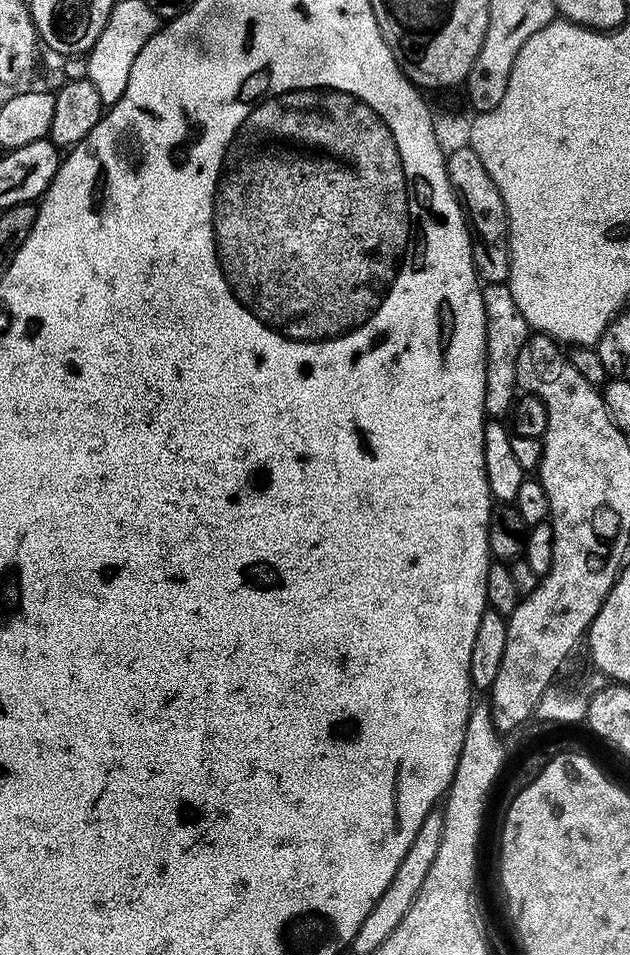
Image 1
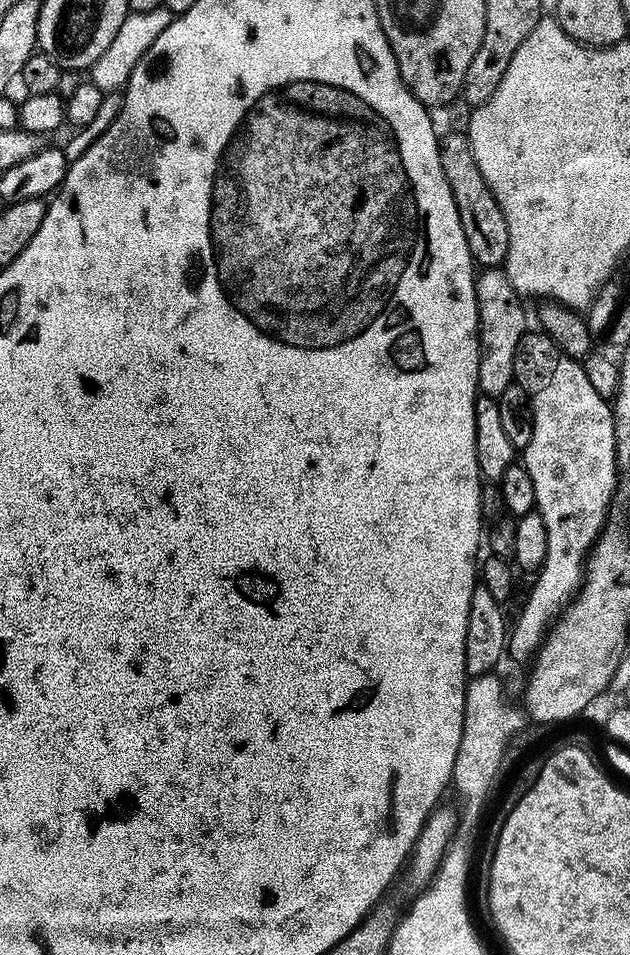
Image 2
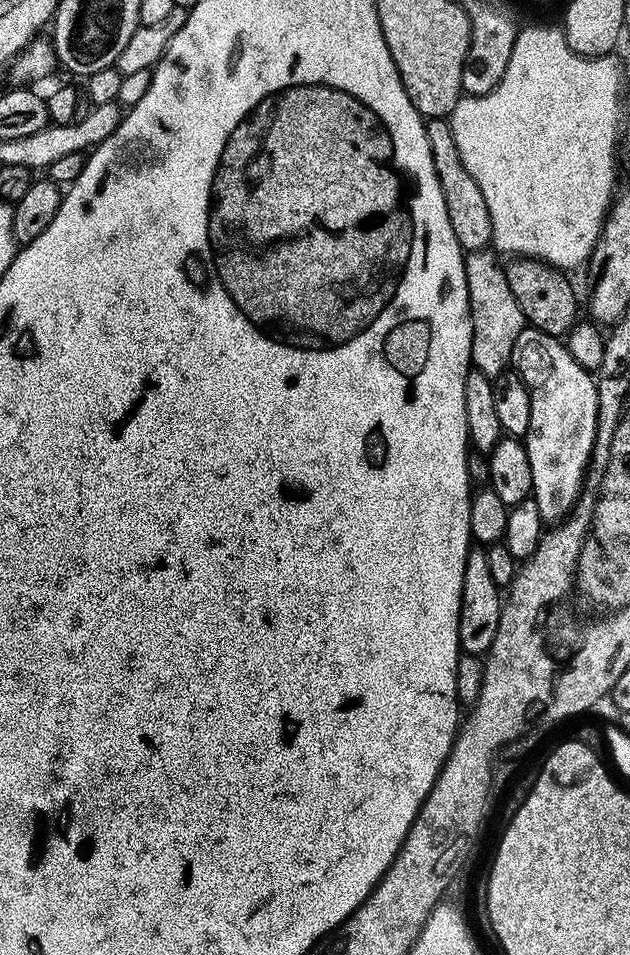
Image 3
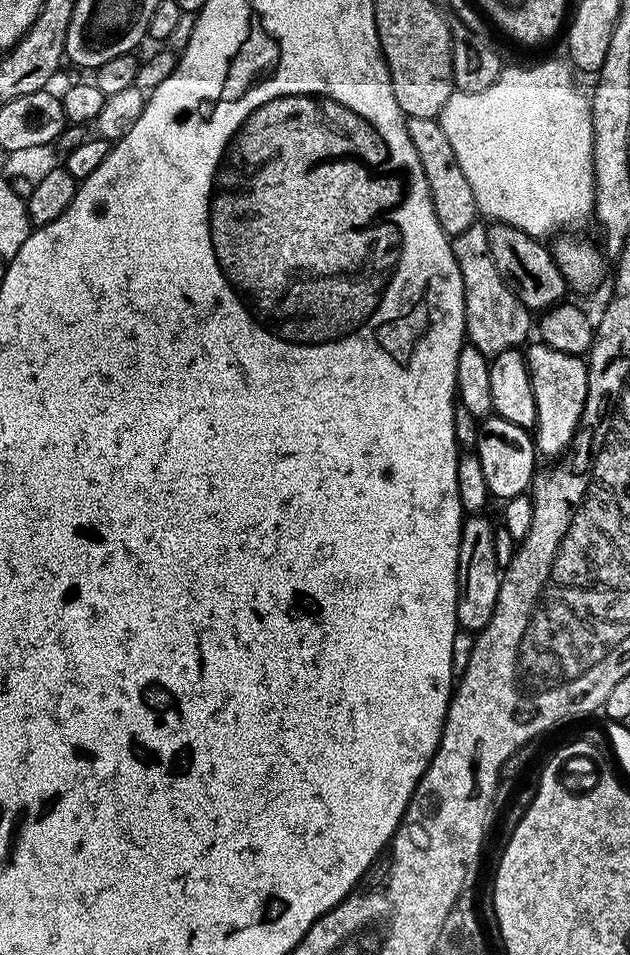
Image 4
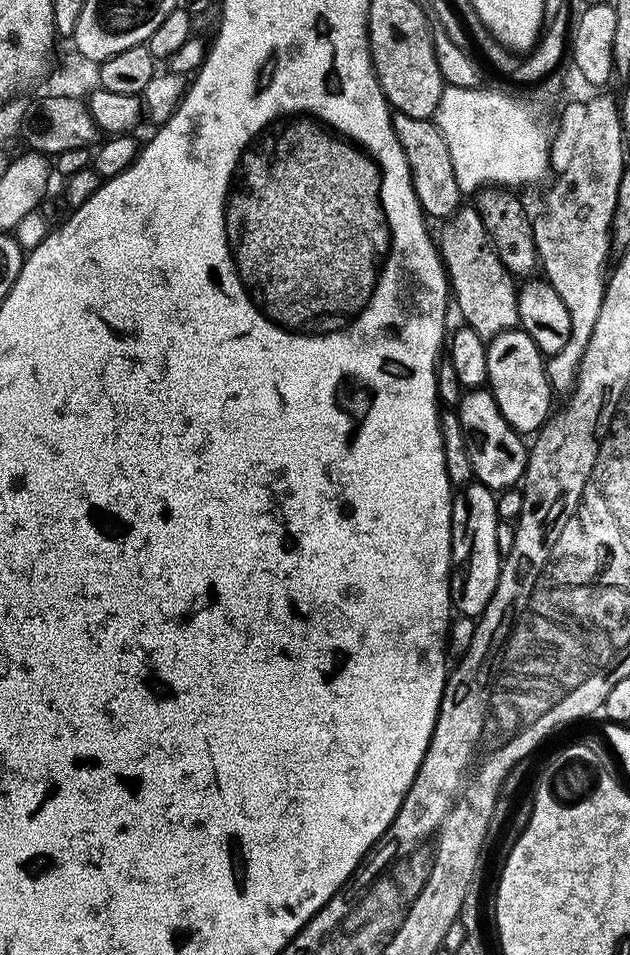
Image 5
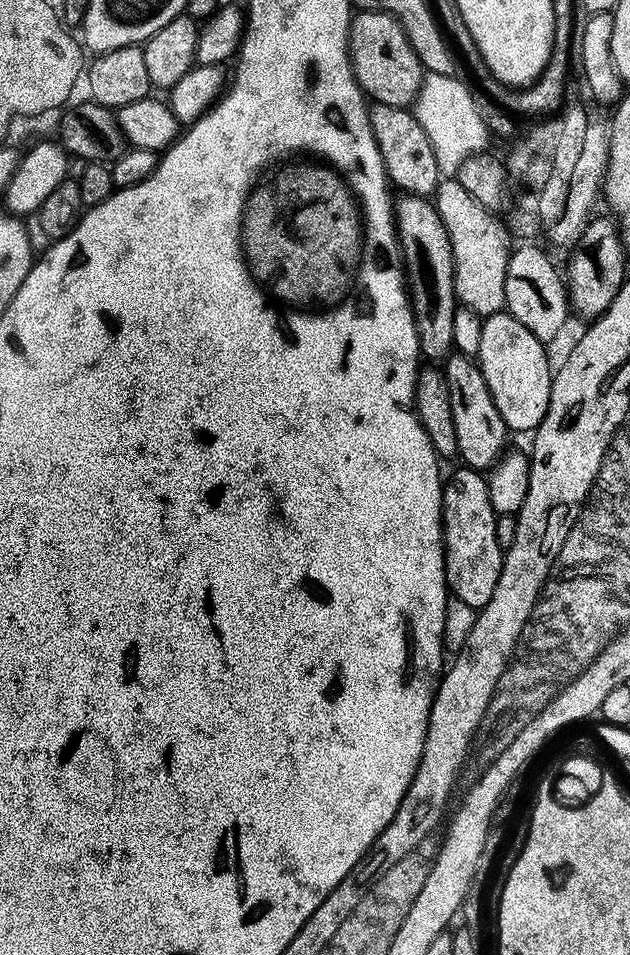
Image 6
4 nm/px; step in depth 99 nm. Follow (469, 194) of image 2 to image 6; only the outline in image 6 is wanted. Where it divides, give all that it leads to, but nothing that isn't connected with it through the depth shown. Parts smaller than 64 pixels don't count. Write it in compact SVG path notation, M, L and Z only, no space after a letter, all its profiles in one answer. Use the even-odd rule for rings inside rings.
M373 103L368 110L370 126L374 130L376 145L384 159L388 170L388 179L409 196L431 197L436 191L442 177L438 170L438 162L434 158L434 150L430 146L430 138L426 138L426 130L418 122L415 111L399 108L389 104Z

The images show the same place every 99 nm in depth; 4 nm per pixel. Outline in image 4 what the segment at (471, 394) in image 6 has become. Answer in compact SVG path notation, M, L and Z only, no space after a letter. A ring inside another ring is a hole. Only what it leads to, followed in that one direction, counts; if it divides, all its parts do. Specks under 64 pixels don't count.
M495 414L487 417L480 428L480 437L476 440L474 451L482 470L486 474L486 486L489 497L507 502L516 496L525 495L533 487L537 475L536 441L533 433L526 428L519 428L514 422Z

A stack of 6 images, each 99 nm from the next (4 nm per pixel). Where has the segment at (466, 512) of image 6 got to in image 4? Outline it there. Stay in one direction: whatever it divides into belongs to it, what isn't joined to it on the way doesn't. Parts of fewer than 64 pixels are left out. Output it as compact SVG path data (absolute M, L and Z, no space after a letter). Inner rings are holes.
M472 514L465 519L460 535L458 570L460 582L456 598L456 622L465 632L479 634L490 622L500 589L502 566L494 558L494 534L496 528L487 520L487 515Z

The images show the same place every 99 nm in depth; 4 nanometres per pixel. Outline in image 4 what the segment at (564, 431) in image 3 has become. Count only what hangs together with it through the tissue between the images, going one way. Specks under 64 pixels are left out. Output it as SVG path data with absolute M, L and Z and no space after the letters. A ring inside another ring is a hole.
M543 342L535 343L527 345L526 359L536 395L536 451L541 457L559 457L571 445L580 426L580 412L584 409L588 389L588 367L579 356L563 355Z

